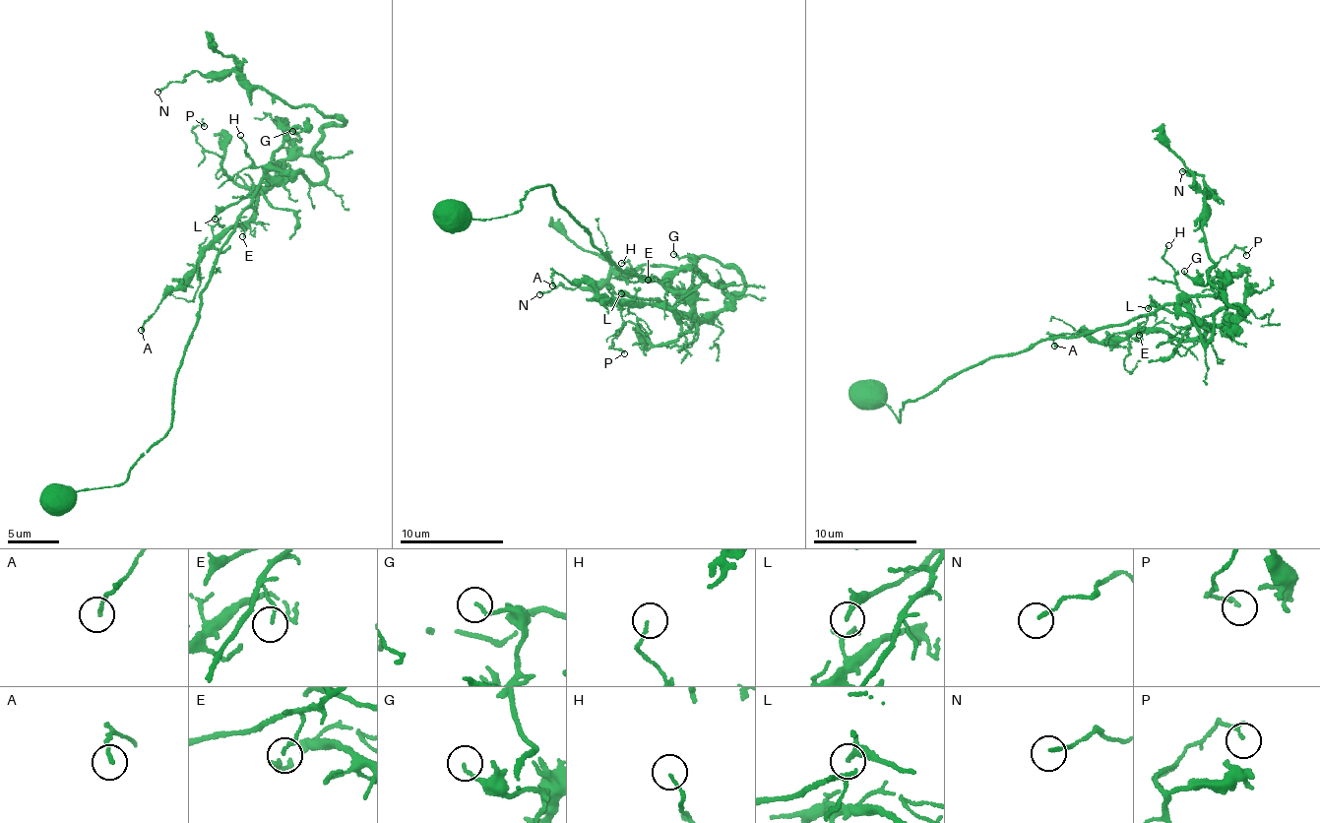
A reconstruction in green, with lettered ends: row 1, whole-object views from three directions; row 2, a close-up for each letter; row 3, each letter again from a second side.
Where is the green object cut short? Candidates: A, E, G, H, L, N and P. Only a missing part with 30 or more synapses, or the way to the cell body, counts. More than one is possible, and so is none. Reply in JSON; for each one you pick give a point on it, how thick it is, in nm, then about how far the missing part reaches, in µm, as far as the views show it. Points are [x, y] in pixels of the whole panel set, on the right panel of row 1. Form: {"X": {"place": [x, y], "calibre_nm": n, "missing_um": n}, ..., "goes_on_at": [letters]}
{"goes_on_at": []}

